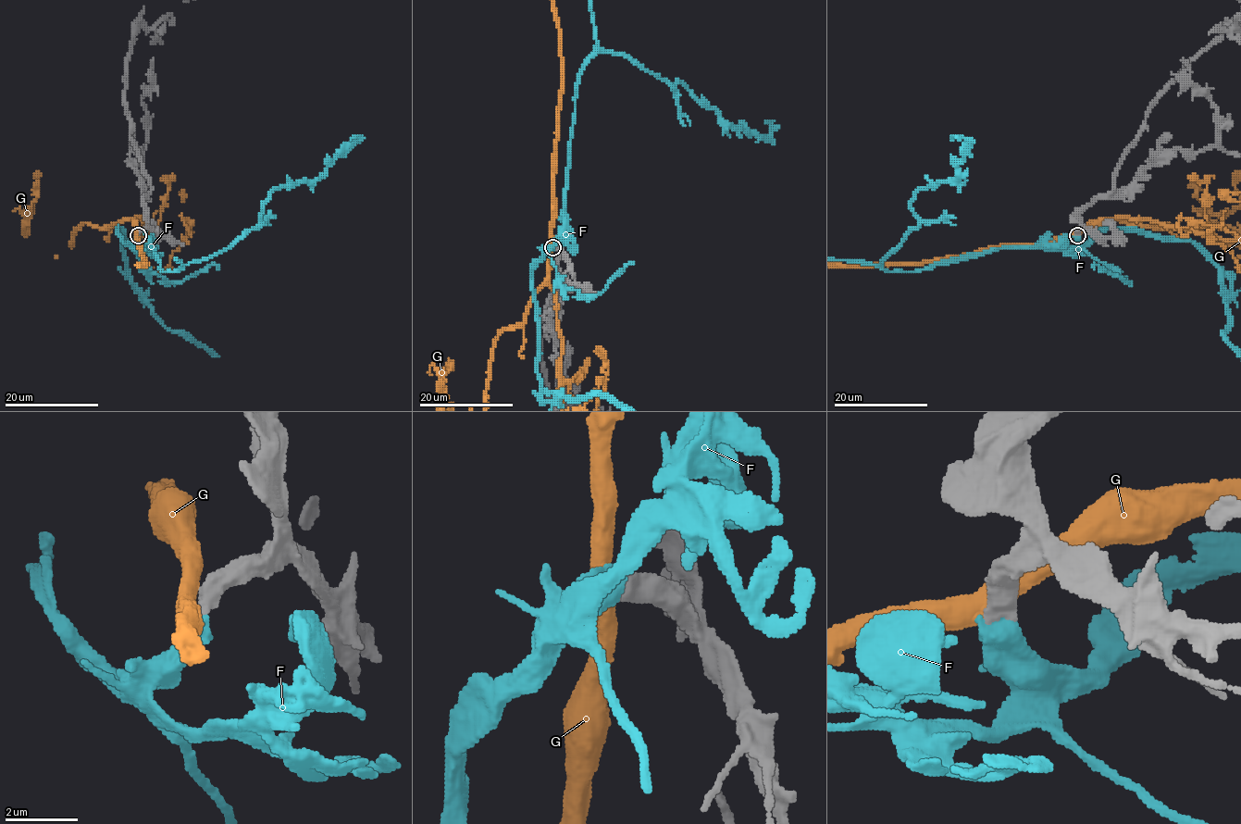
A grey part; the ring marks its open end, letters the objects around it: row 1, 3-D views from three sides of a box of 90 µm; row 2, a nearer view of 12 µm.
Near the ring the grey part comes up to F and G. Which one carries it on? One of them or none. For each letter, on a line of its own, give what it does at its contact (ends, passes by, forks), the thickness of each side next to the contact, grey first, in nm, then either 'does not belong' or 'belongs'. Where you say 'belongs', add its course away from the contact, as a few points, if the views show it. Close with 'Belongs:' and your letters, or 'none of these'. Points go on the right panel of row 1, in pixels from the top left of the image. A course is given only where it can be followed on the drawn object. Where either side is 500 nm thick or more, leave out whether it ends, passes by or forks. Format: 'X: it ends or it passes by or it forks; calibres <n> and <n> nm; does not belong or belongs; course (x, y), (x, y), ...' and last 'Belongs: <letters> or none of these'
F: calibres 550 and 650 nm; belongs
G: calibres 600 and 550 nm; does not belong
Belongs: F

